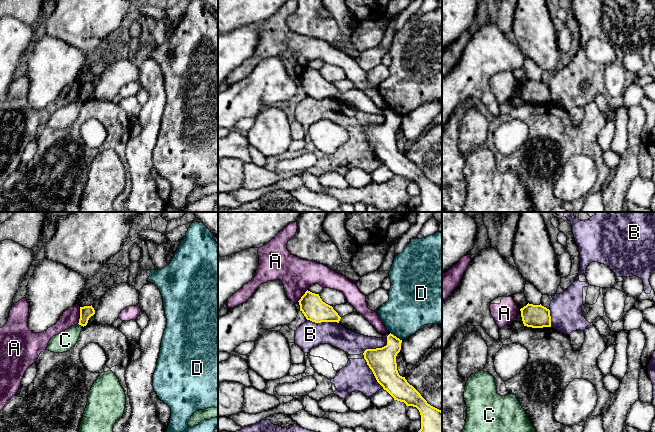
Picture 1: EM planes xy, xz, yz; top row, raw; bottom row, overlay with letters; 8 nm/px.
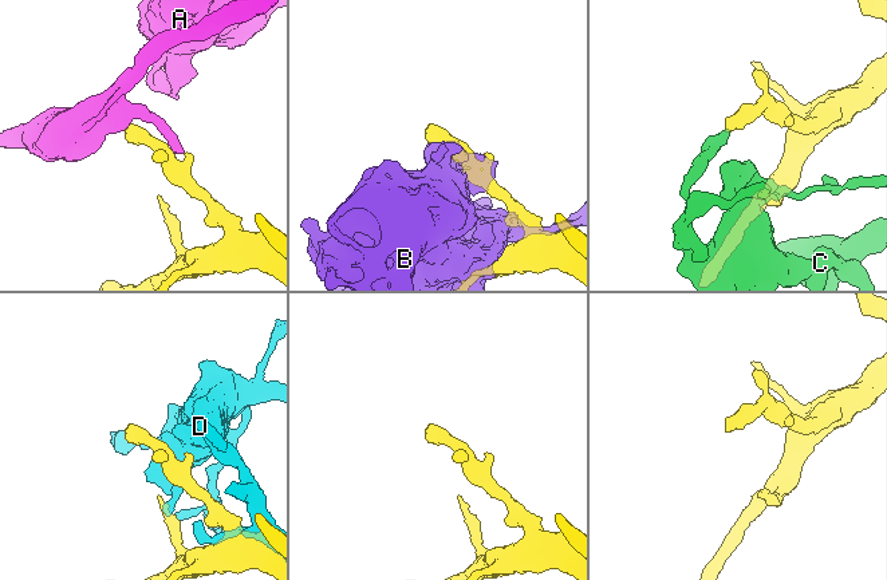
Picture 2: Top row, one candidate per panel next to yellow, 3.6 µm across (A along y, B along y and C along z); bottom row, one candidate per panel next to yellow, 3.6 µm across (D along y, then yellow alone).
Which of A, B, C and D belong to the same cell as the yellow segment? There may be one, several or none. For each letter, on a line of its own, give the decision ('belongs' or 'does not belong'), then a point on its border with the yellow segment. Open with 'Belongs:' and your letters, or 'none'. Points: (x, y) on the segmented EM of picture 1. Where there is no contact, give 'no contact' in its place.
Belongs: none
A: does not belong | xy (80, 315)
B: does not belong | xz (323, 321)
C: does not belong | xy (81, 325)
D: does not belong | xz (395, 336)

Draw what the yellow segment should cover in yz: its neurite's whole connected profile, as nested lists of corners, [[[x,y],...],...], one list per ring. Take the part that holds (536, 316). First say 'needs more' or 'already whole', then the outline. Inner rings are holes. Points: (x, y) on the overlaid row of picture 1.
already whole; [[[528,303],[520,311],[524,326],[532,328],[551,327],[550,310],[541,304]]]

